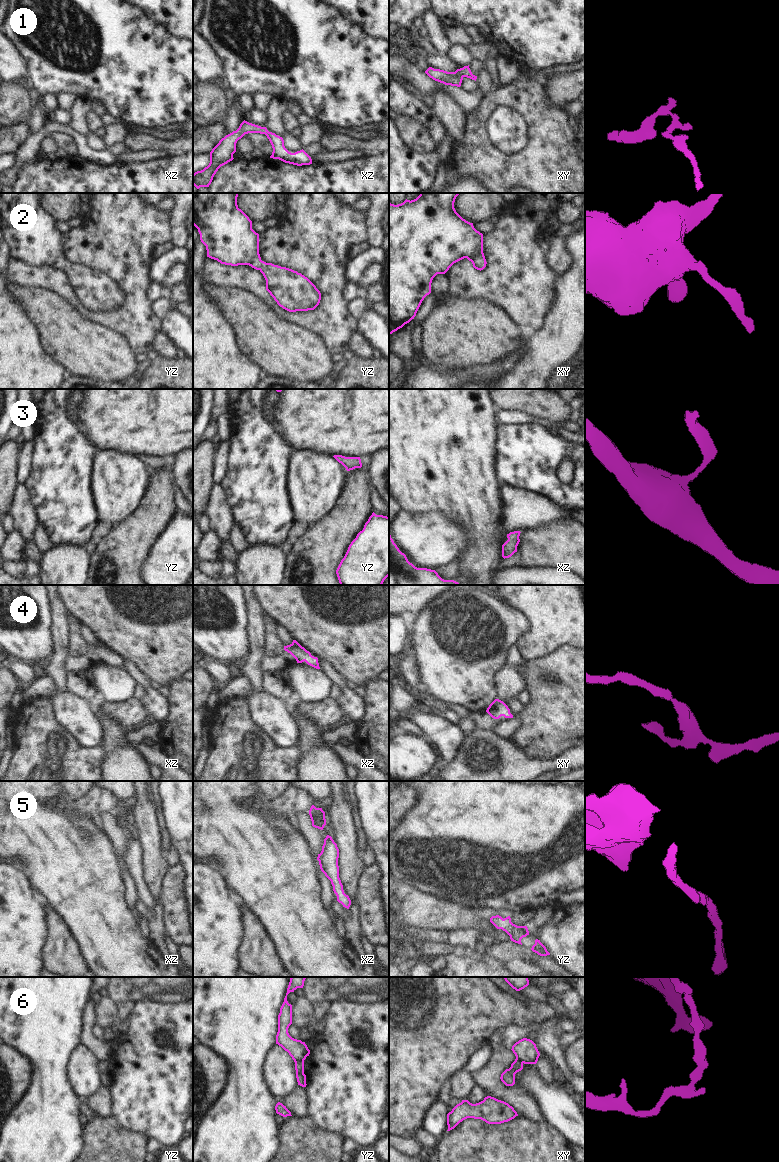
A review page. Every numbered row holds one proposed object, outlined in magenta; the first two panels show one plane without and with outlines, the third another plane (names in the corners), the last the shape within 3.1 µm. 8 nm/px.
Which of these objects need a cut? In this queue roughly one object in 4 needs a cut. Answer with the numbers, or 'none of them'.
6

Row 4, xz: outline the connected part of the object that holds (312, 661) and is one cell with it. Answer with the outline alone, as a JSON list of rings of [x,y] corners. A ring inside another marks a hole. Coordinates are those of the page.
[[[296,640],[290,645],[284,646],[284,650],[290,653],[297,661],[297,663],[306,662],[308,665],[320,669],[318,658],[311,655],[304,647],[302,647]]]

